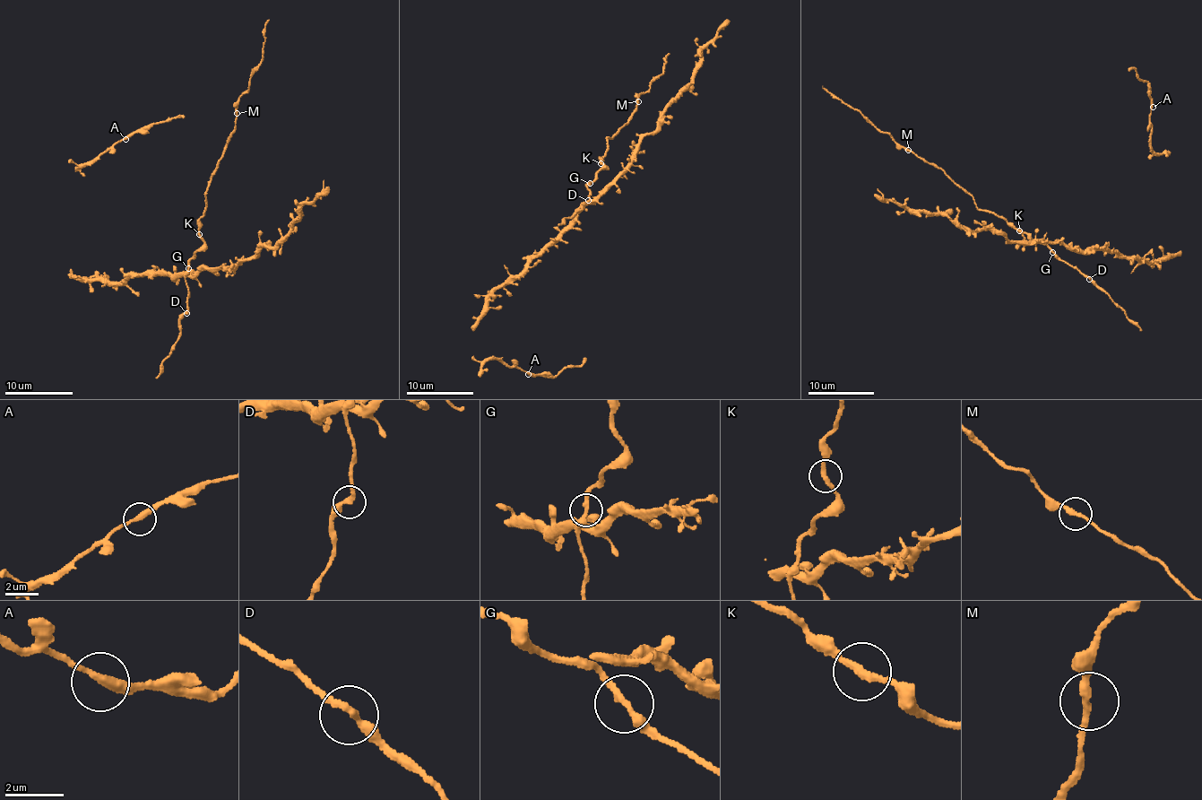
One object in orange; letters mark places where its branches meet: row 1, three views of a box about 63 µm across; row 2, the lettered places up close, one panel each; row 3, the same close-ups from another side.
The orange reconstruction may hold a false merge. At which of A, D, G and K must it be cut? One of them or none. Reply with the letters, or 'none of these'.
none of these

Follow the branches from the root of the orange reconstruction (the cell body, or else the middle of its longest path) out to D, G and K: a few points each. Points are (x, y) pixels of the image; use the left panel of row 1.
D: (159, 270), (173, 275), (194, 273), (198, 269), (190, 266), (185, 278), (188, 288), (186, 313)
G: (159, 270), (173, 275), (198, 270), (188, 268)
K: (159, 270), (173, 275), (198, 270), (190, 266), (190, 261), (193, 252), (203, 243), (200, 235)

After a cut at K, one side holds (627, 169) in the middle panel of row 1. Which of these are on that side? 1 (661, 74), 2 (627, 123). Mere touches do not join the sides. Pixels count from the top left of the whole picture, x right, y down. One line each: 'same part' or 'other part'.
1: other part
2: other part

